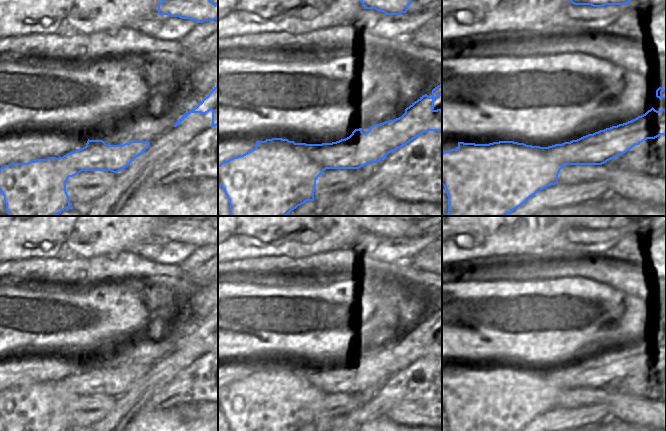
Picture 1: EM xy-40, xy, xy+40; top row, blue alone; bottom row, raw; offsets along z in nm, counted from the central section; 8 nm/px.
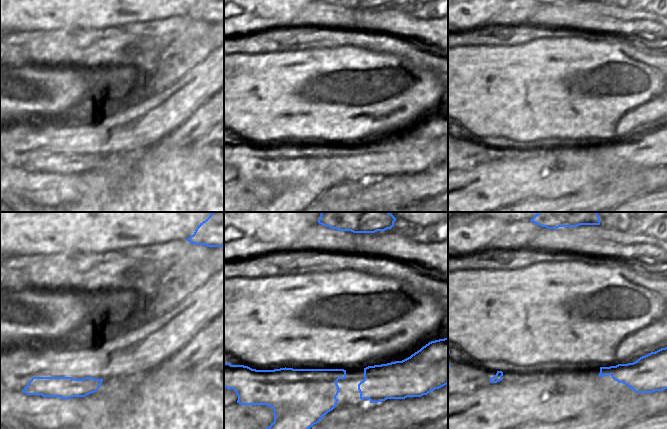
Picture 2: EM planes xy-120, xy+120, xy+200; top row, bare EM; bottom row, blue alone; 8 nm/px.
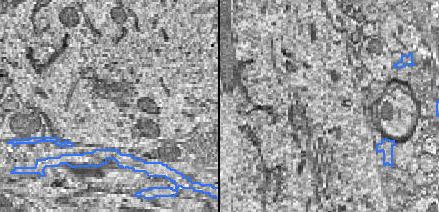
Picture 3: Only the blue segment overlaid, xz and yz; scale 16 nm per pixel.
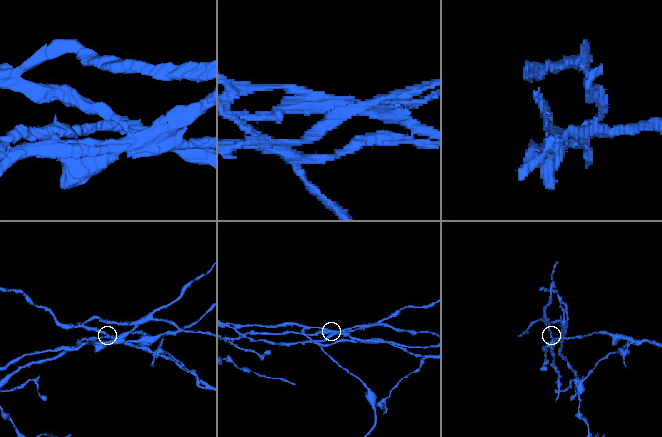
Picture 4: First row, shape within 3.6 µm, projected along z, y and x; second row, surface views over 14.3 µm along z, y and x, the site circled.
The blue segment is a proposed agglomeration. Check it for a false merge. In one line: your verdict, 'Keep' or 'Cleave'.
Cleave

